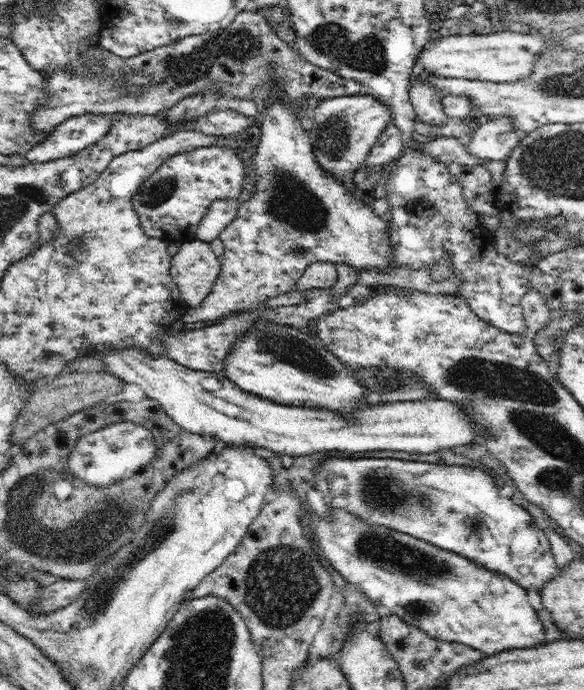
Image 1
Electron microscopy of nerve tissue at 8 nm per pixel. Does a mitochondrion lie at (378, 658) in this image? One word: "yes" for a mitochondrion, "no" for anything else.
no

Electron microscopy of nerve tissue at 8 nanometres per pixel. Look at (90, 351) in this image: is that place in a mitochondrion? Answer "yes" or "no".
no

